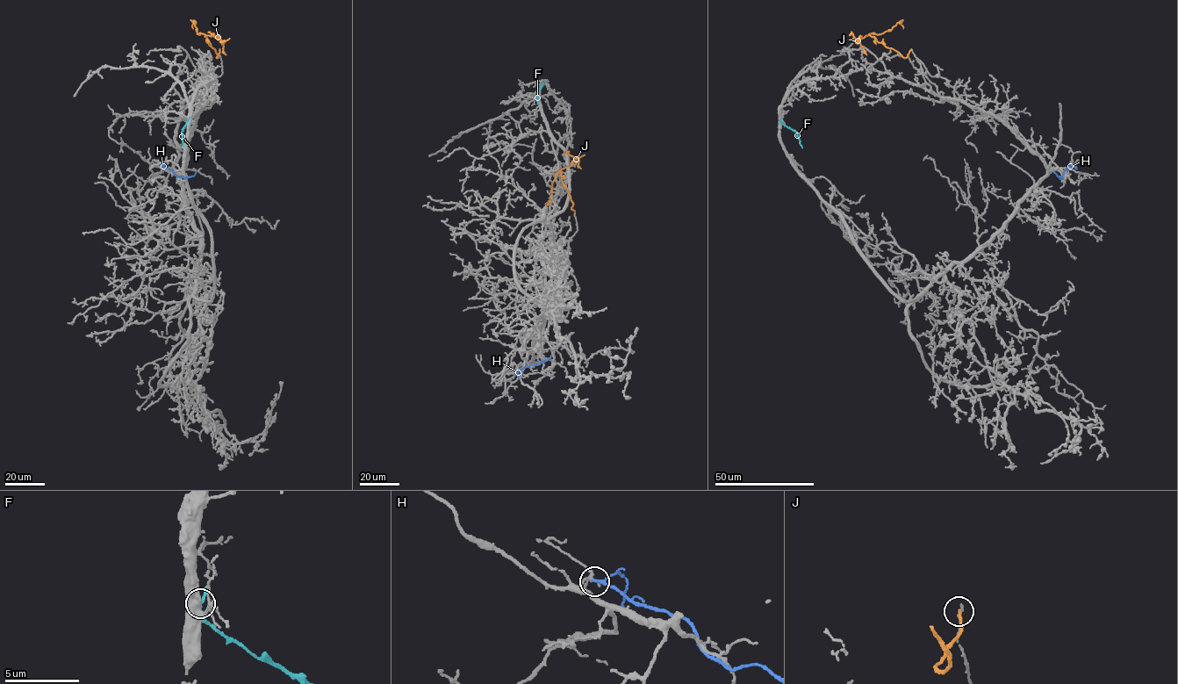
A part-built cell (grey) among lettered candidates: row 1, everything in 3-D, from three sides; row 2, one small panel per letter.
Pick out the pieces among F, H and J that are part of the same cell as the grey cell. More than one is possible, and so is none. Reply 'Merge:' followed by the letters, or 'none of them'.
Merge: none of them

